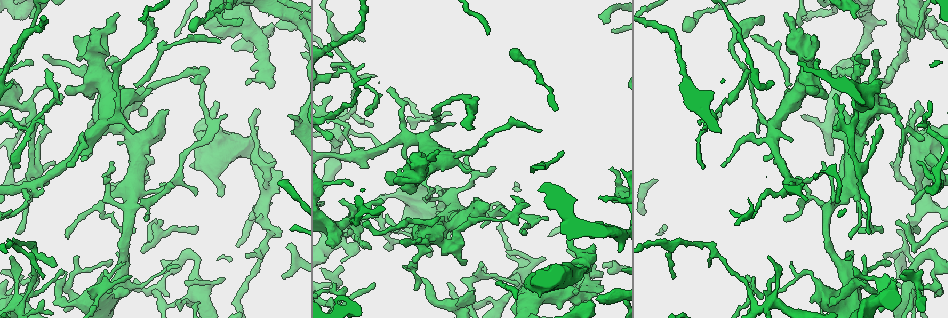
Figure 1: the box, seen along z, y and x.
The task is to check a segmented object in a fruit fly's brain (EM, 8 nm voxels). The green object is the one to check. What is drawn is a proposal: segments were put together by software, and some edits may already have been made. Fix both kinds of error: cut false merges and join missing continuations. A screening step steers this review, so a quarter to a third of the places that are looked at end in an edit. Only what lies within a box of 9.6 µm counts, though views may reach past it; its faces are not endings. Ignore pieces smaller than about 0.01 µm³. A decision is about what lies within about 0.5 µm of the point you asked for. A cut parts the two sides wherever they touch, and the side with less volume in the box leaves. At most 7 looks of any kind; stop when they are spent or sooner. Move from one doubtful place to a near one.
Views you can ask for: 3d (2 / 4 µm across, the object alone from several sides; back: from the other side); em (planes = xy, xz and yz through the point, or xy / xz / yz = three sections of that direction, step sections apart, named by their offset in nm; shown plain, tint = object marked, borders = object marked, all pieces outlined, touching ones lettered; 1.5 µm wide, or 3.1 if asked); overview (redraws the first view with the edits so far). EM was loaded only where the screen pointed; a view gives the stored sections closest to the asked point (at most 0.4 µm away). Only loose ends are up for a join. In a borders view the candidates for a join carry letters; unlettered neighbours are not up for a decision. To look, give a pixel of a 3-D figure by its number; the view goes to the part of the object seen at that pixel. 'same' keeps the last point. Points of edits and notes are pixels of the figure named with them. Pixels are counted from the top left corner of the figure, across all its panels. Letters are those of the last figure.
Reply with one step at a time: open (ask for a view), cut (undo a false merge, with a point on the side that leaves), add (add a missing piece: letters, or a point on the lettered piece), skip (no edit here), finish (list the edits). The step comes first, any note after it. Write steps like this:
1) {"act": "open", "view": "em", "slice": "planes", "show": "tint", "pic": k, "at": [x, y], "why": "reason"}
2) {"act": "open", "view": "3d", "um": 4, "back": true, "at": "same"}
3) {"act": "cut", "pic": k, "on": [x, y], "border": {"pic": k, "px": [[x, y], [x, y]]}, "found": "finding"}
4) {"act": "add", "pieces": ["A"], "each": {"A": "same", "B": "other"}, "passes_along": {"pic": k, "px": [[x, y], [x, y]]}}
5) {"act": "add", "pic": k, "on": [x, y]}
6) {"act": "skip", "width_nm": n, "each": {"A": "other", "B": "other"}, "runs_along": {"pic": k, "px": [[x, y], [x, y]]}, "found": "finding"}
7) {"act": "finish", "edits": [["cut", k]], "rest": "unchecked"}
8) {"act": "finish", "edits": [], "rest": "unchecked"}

{"act": "open", "view": "3d", "um": 4, "pic": 1, "at": [819, 63]}

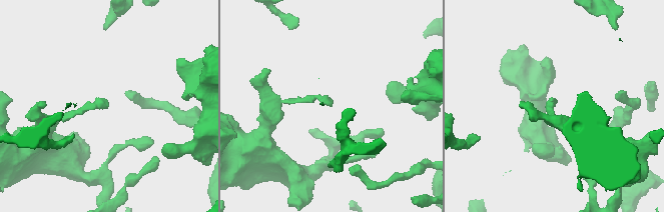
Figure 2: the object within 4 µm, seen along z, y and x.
{"act": "open", "view": "em", "slice": "xz", "step": 4, "show": "plain", "pic": 2, "at": [554, 106], "why": "now the EM"}

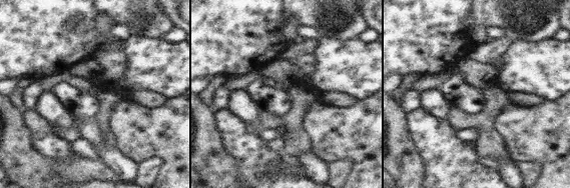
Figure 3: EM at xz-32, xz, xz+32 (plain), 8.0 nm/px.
{"act": "open", "view": "em", "slice": "xz", "step": 4, "show": "borders", "at": "same"}

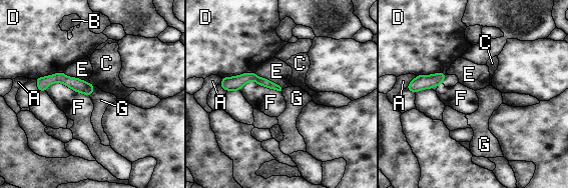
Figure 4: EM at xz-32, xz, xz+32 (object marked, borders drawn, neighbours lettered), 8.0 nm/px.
{"act": "skip", "each": {"A": "other", "B": "other", "C": "other", "D": "other", "E": "other", "F": "other", "G": "other"}, "border": {"pic": 4, "px": [[94, 86], [94, 90], [89, 96]]}, "found": "none of them fits"}

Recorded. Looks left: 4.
{"act": "open", "view": "em", "slice": "planes", "show": "tint", "pic": 1, "at": [866, 287], "why": "arms part here"}

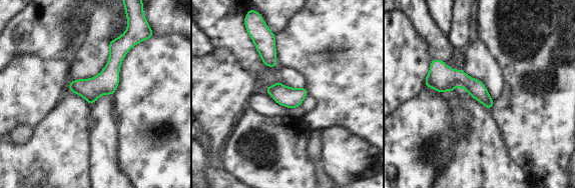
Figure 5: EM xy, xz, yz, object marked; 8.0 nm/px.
{"act": "open", "view": "em", "slice": "planes", "show": "borders", "at": "same"}

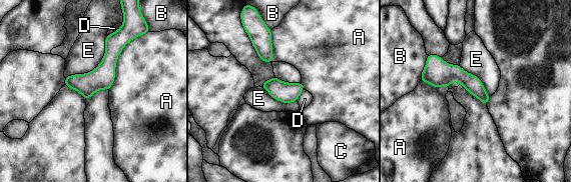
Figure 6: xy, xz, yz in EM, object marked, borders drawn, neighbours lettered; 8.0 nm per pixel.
{"act": "skip", "longest_contact_nm": ["A", 500], "each": {"A": "other", "B": "other", "C": "other", "D": "other", "E": "other"}, "runs_along": {"pic": 6, "px": [[429, 58], [486, 99]]}, "found": "all the same neuron"}

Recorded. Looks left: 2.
{"act": "open", "view": "3d", "um": 2, "pic": 1, "at": [335, 67], "why": "free end"}

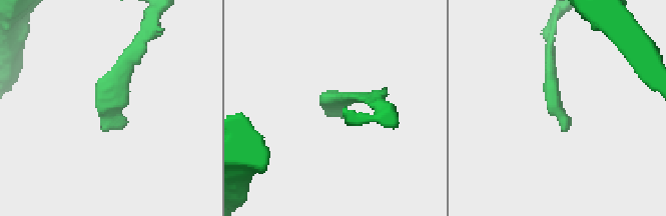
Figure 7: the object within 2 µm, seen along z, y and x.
{"act": "open", "view": "em", "slice": "yz", "step": 8, "show": "borders", "pic": 7, "at": [563, 128]}

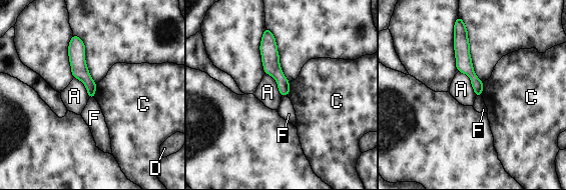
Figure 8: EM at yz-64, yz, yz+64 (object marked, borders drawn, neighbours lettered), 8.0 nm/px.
{"act": "skip", "width_nm": 90, "each": {"A": "other", "C": "other", "D": "other", "F": "other"}, "border": {"pic": 8, "px": [[458, 71], [469, 77], [476, 95]]}, "found": "none of them fits"}

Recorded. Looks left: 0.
{"act": "finish", "edits": [], "rest": "unchecked"}

